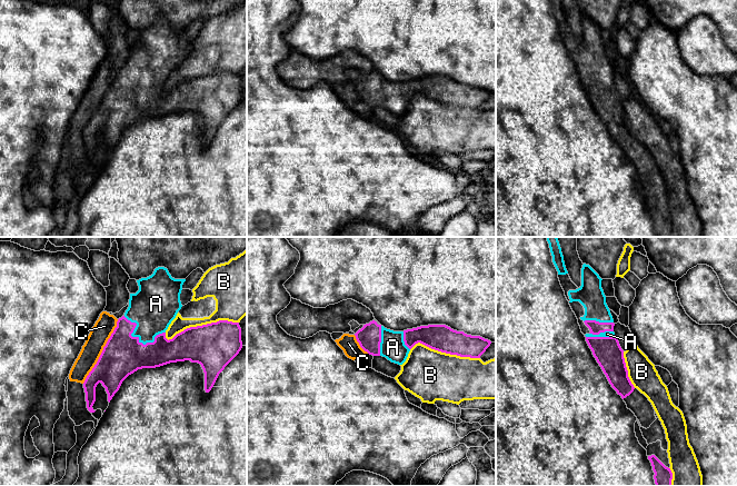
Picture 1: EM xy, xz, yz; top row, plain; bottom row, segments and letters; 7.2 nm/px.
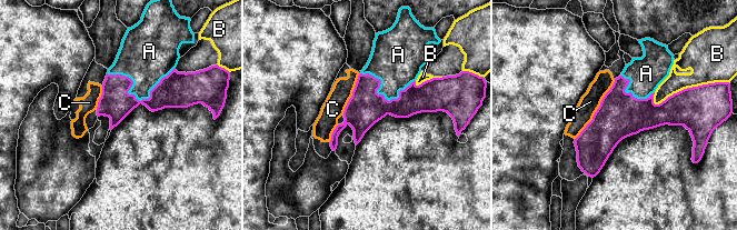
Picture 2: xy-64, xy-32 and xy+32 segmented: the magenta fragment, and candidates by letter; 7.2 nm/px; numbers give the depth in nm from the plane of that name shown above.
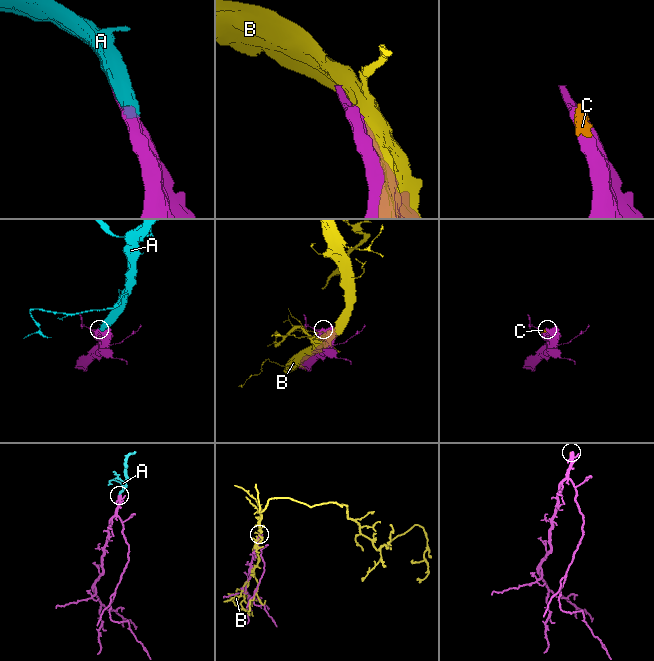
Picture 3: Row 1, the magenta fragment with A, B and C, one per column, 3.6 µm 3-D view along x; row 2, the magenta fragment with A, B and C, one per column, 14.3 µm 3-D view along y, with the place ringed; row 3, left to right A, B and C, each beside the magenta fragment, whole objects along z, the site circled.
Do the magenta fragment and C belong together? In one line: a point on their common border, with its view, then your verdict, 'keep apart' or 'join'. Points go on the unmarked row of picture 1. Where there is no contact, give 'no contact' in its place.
xy (102, 102) | keep apart

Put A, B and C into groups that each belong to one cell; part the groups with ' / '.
A / B / C

